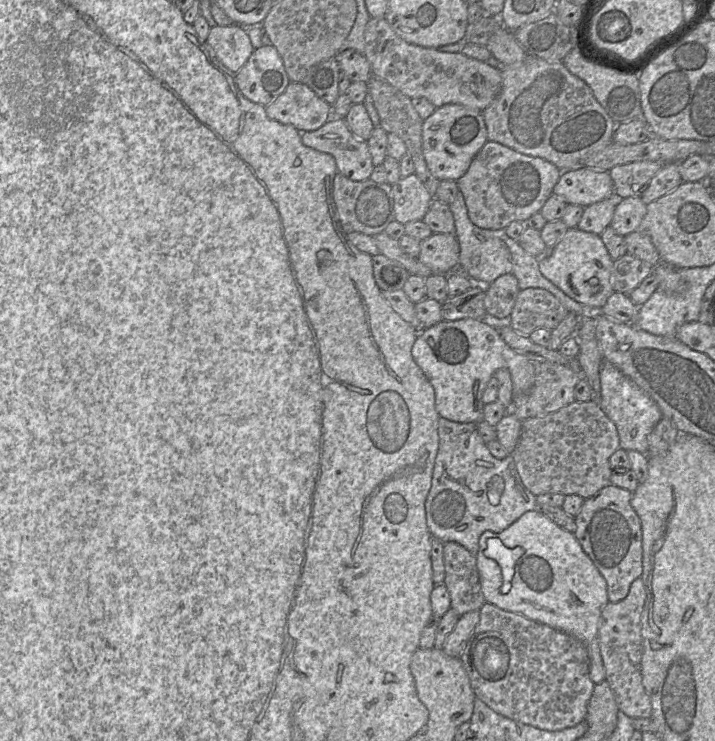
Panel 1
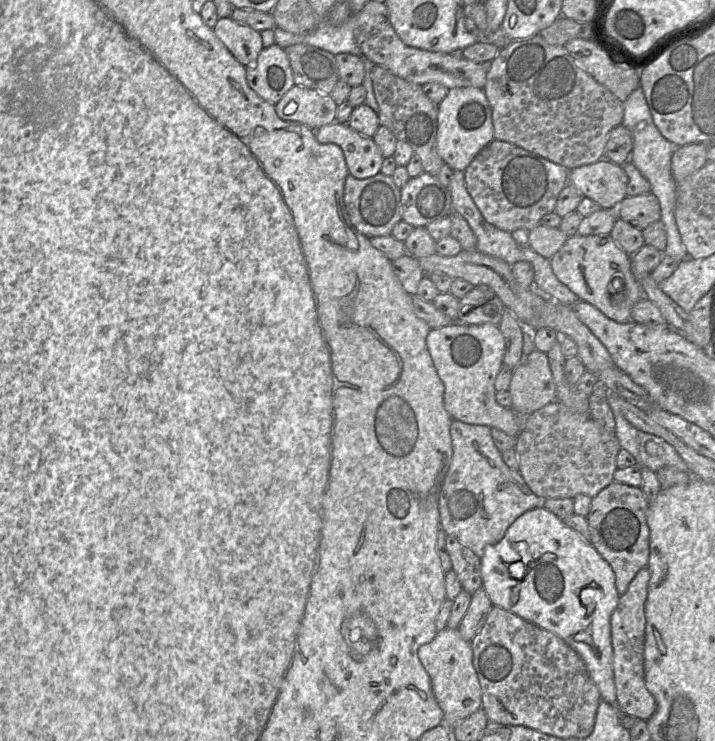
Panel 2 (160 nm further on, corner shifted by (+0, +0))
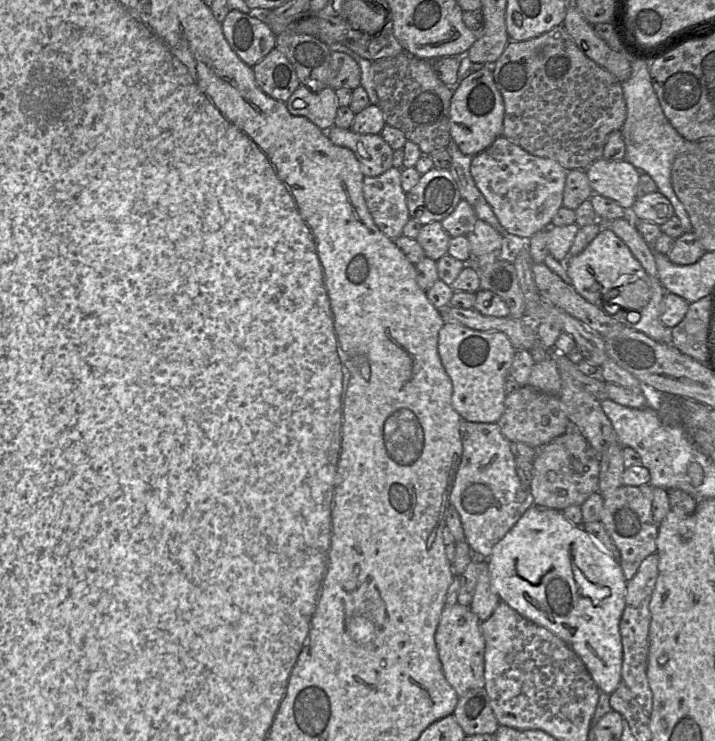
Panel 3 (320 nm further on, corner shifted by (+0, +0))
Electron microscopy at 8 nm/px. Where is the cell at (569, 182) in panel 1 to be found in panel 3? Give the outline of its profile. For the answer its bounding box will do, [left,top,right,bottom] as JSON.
[585,157,641,210]

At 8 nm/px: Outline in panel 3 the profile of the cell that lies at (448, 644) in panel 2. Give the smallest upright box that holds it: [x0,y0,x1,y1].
[435,603,485,697]

